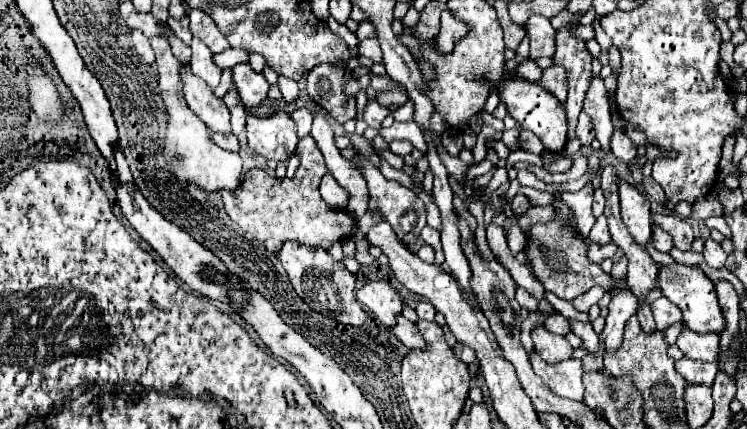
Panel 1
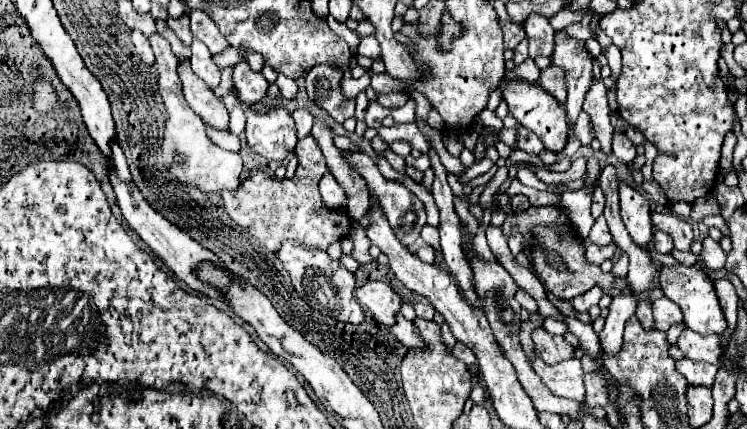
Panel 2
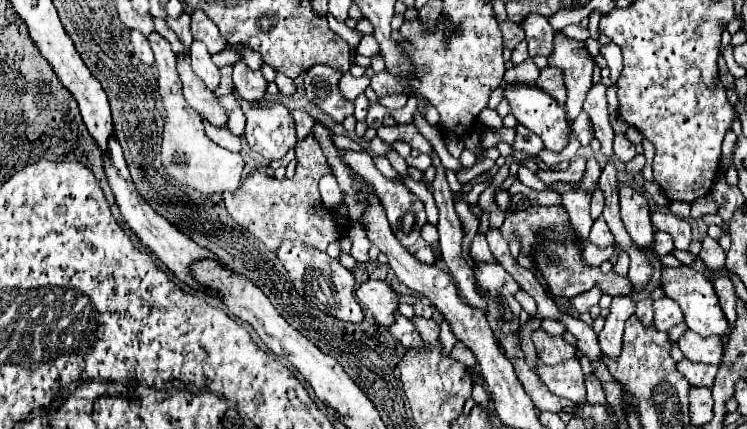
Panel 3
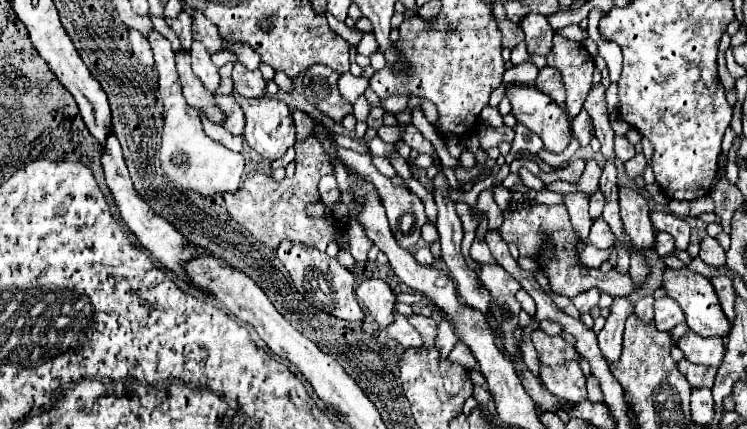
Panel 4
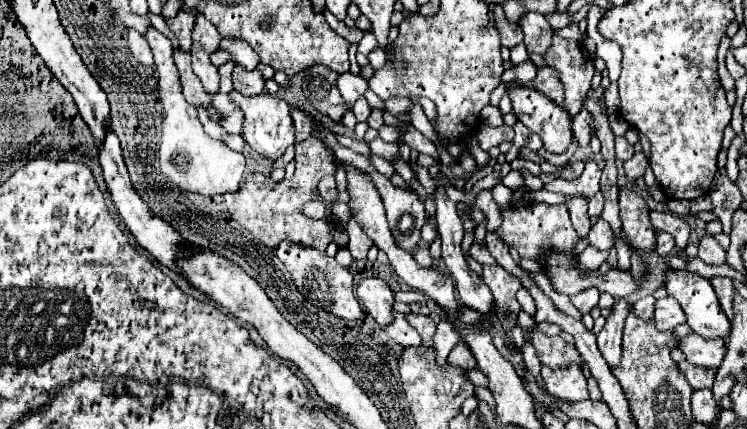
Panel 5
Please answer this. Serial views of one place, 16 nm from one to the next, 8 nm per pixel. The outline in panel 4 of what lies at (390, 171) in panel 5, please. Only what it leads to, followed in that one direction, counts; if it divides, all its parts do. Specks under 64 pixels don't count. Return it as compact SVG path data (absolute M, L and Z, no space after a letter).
M372 156L372 162L374 166L376 166L377 170L387 178L391 179L397 175L397 172L394 170L387 158Z

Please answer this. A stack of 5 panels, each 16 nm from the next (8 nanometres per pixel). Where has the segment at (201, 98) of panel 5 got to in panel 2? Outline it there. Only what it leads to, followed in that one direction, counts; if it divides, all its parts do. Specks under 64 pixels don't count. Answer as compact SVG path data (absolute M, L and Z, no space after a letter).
M190 62L180 64L180 78L182 78L182 84L184 84L186 102L202 118L202 122L212 126L214 130L230 132L228 130L228 118L230 118L228 110L224 108L220 98L216 98L214 92L204 84L204 80L200 80L190 70Z

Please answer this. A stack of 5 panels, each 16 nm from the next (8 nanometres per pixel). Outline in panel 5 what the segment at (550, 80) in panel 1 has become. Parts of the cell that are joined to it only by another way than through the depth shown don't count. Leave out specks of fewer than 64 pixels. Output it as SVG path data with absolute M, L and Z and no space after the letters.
M544 66L538 68L538 76L534 80L534 88L546 96L550 96L558 106L564 102L564 86L560 82L560 76L556 74L554 68Z

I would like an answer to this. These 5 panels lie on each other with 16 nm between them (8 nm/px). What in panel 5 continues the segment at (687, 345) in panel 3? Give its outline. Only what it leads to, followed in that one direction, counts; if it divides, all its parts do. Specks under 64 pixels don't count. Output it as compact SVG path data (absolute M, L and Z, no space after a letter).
M694 332L680 338L678 348L684 352L688 362L704 368L718 368L726 354L724 340L704 340Z

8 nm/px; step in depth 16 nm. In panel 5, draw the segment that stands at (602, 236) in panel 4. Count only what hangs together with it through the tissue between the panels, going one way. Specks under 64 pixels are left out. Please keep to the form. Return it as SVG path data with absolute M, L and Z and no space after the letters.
M598 218L598 222L590 228L588 242L598 250L608 250L608 248L614 246L614 234L602 218Z

